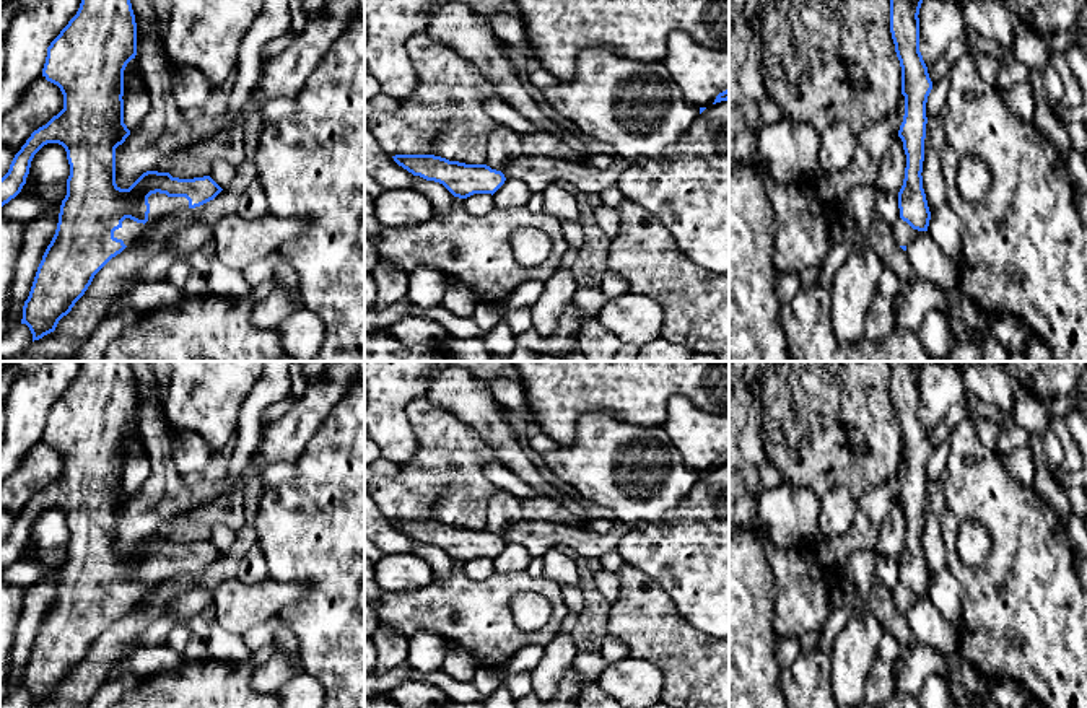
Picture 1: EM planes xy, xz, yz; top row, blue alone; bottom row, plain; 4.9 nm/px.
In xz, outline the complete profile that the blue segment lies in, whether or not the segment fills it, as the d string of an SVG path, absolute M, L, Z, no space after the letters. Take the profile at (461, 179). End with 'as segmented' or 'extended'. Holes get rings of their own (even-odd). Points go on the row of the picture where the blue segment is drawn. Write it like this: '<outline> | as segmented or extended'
M395 155L394 161L426 181L443 184L454 197L495 194L506 181L501 171L487 164L465 164L434 155Z | as segmented

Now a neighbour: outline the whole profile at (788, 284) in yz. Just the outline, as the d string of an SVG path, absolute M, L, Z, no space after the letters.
M797 272L778 273L776 285L781 304L792 301L802 286Z

